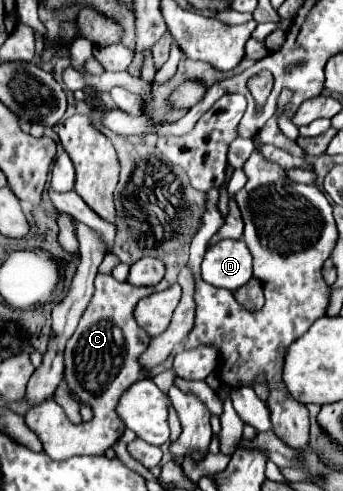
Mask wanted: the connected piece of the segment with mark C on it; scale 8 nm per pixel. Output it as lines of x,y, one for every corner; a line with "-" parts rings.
99,273
95,277
95,293
79,319
77,331
69,337
63,351
63,383
67,383
69,391
75,393
83,403
91,405
93,419
75,425
54,400
43,402
25,415
27,425
39,435
43,451
51,459
63,461
75,455
103,455
123,435
125,425
115,413
117,401
127,391
127,387
139,379
149,377
149,371
139,363
141,353
147,349
147,337
131,337
131,315
143,297
167,287
169,283
165,279
155,287
135,287
131,283
119,283
113,279
113,275

